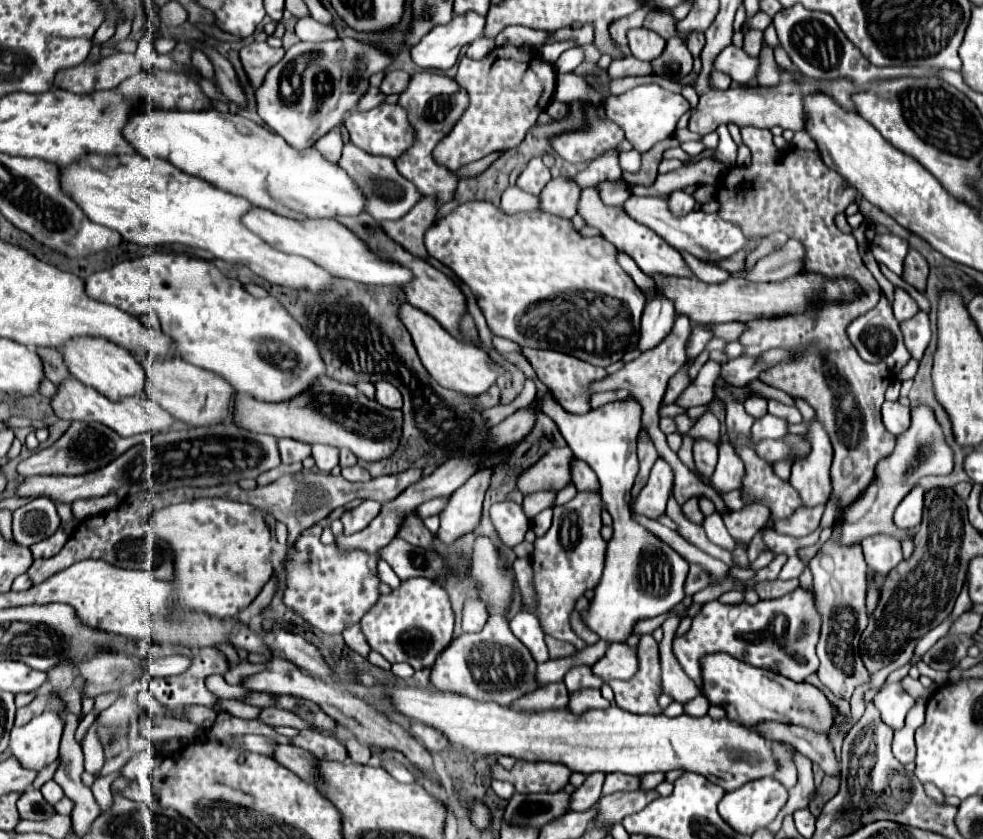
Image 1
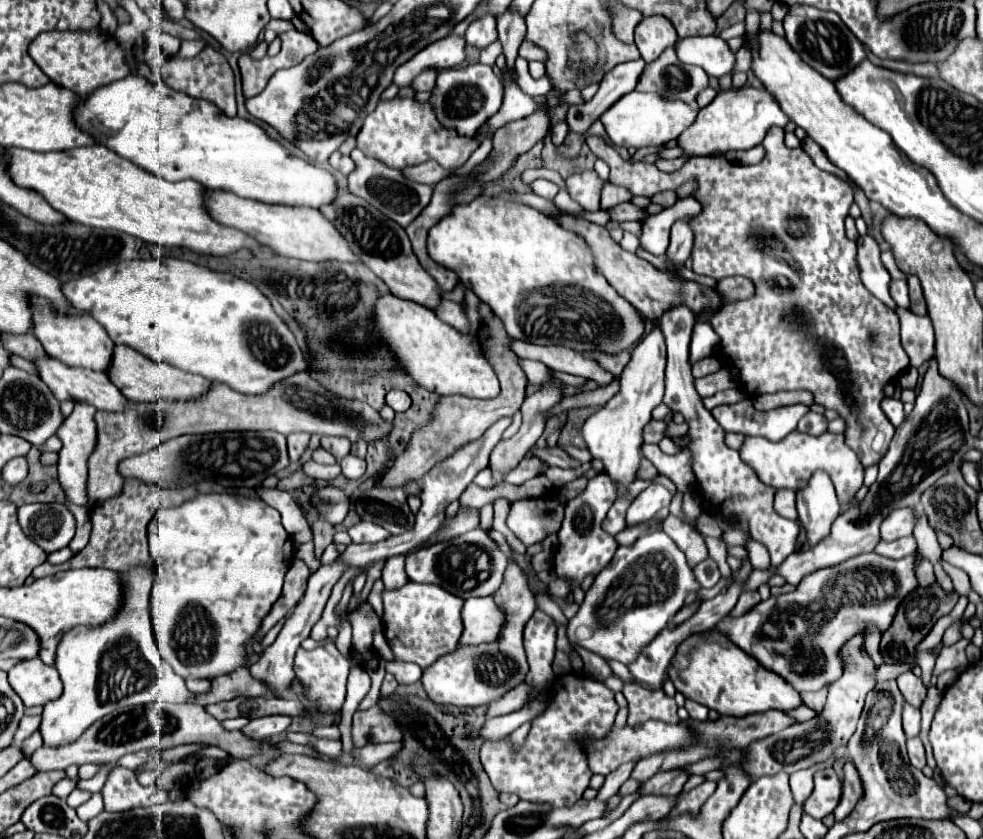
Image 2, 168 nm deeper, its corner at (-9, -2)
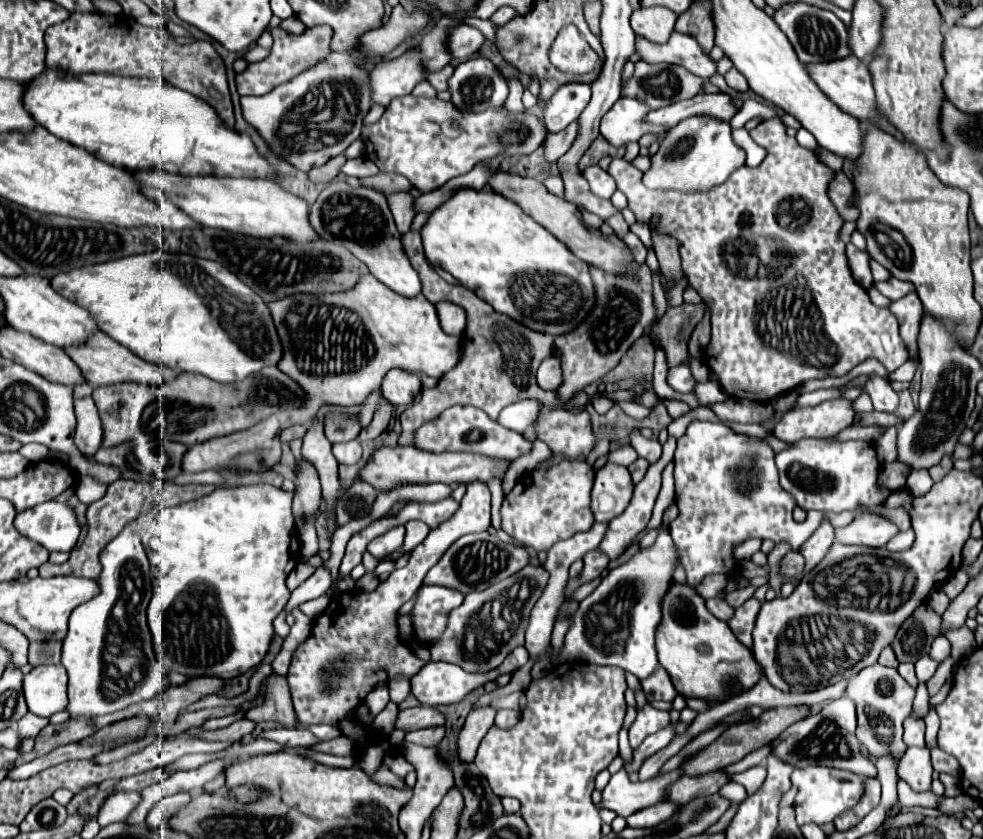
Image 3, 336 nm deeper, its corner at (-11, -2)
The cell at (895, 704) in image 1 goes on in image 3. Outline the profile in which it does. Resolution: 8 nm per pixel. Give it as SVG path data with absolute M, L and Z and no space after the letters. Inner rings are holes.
M908 717L904 721L904 741L908 747L924 747L924 719Z

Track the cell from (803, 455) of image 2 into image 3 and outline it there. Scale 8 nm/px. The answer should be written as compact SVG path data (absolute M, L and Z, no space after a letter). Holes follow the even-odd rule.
M800 439L792 443L788 449L782 453L776 453L776 467L780 471L780 485L784 491L788 491L796 505L802 507L804 511L818 509L818 511L828 511L828 513L842 513L842 511L854 511L856 507L866 507L868 511L874 511L878 515L890 517L902 531L910 527L910 517L902 509L884 509L882 503L890 495L890 491L878 489L876 479L878 479L878 459L872 443L864 441L836 441L836 439Z

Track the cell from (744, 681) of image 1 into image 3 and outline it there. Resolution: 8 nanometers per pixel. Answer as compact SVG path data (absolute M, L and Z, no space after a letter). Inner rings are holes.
M674 583L662 603L662 625L658 625L656 633L656 651L674 689L684 697L724 703L732 693L748 691L764 677L764 669L754 659L752 651L734 637L724 621L716 619L706 609L704 599L688 585Z

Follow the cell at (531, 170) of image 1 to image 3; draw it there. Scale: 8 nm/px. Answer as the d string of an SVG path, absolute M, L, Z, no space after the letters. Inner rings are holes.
M548 177L548 179L544 181L544 185L546 185L546 189L548 189L552 195L564 197L564 183L562 183L560 177Z

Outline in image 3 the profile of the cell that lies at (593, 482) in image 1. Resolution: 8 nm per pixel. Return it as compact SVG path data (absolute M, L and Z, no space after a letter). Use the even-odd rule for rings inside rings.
M454 405L444 413L440 413L434 421L422 425L416 433L416 447L430 449L432 453L468 451L468 453L482 453L490 457L508 457L508 459L518 459L520 455L532 451L532 443L526 441L520 433L504 429L496 421L488 419L488 415L476 407L462 407L462 405Z

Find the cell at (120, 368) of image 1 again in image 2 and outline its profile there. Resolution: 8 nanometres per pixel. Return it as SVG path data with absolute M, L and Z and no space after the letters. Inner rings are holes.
M30 295L30 307L32 307L32 319L34 319L32 331L50 357L60 359L62 363L72 367L86 367L92 371L108 369L114 343L108 337L106 329L96 319L88 315L80 315L80 317L64 315L56 311L56 307L50 301L44 301L44 297L36 297L36 295Z

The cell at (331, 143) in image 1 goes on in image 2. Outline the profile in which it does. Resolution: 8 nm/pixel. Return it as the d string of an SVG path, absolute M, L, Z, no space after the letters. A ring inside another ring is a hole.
M336 151L336 153L332 153L332 157L328 159L328 163L336 169L336 171L340 171L340 173L344 173L344 175L348 175L348 173L352 173L352 169L356 167L354 165L354 161L350 159L350 157L346 157L346 155L342 155L340 151Z

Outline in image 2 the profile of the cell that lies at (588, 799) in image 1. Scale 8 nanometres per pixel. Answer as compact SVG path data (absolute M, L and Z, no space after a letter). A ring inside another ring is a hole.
M624 763L624 765L620 765L620 769L616 769L616 771L612 771L610 775L606 775L606 781L604 781L602 789L598 791L598 799L608 801L608 799L620 789L620 785L630 777L634 765L636 765L636 763Z

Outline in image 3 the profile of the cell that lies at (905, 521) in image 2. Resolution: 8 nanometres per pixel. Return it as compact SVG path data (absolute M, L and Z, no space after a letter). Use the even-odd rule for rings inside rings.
M864 513L856 517L850 525L836 529L836 541L846 545L866 545L866 547L884 547L900 529L890 519L876 513Z

